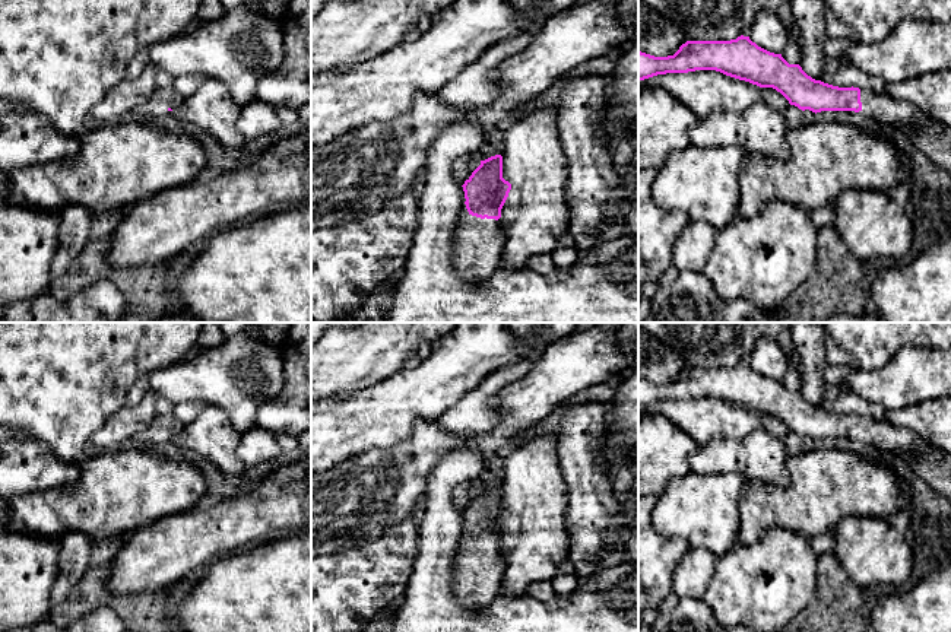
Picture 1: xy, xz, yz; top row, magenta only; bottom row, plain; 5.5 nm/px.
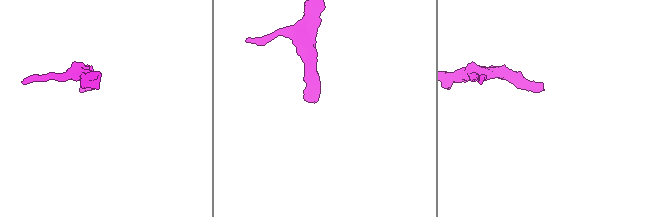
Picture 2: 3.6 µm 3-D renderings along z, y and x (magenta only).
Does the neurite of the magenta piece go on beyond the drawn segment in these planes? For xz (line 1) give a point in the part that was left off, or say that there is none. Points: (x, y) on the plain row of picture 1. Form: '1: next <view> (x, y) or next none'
1: next xz (478, 580)

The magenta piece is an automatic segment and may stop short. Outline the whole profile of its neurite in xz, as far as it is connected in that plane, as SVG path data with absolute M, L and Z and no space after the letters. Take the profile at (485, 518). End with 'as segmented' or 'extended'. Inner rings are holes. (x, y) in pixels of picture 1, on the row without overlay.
M503 483L481 488L462 514L472 544L459 558L456 596L462 607L479 610L500 594L504 575L505 552L500 544L511 511L503 505Z; extended

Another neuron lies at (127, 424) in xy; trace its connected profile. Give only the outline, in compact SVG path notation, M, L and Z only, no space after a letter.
M150 390L134 406L120 407L91 438L92 451L115 451L134 444L155 428L155 403L158 396Z

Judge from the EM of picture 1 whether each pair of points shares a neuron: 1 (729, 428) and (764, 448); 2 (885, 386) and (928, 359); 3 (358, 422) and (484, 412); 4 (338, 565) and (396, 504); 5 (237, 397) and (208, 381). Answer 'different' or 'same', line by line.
1: different
2: same
3: different
4: different
5: same

